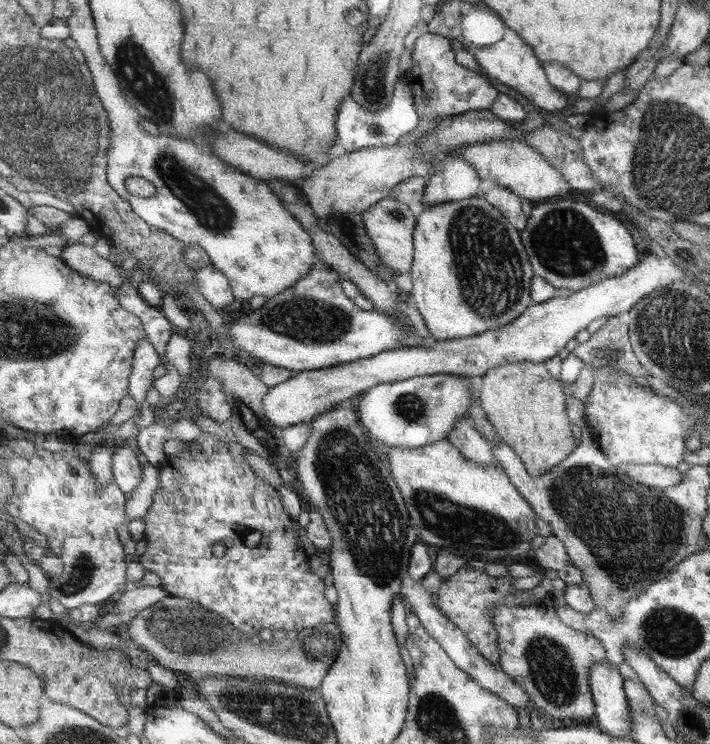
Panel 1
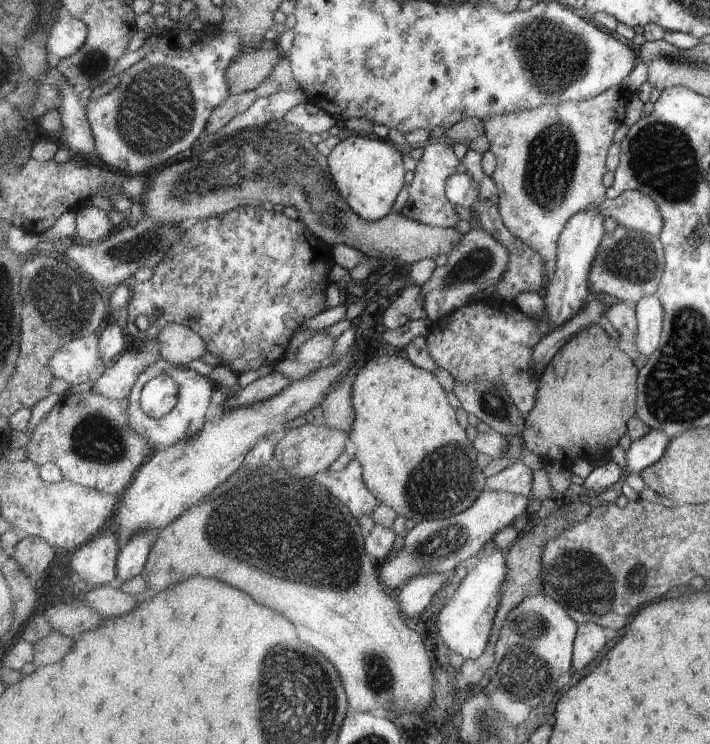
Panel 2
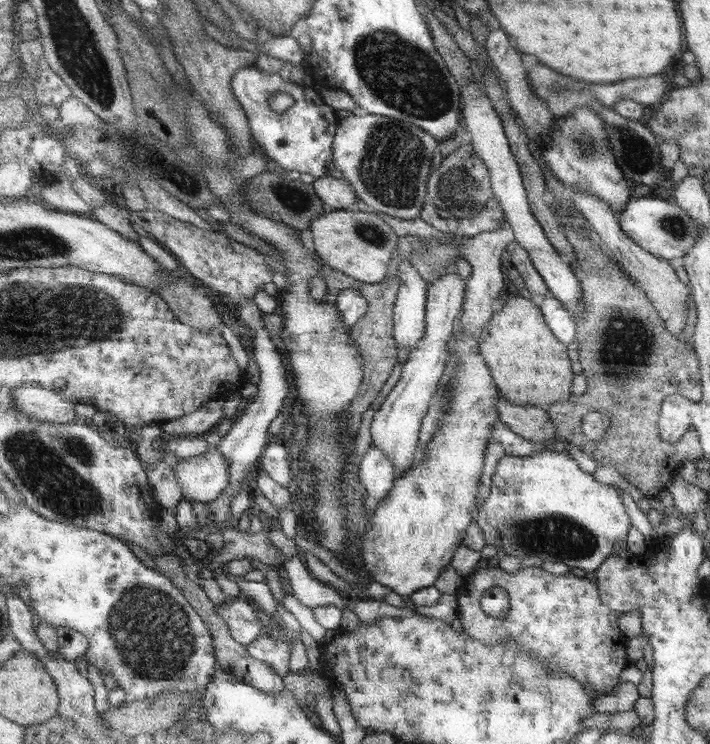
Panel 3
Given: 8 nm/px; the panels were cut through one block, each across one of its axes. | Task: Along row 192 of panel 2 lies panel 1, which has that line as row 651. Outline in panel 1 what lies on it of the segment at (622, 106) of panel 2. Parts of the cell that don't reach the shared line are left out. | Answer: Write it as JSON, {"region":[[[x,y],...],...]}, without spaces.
{"region":[[[543,602],[532,607],[502,605],[495,609],[500,666],[524,688],[549,722],[556,723],[559,718],[591,723],[596,716],[594,693],[590,685],[591,668],[607,661],[605,646],[589,632],[567,626],[555,610],[556,607]]]}

